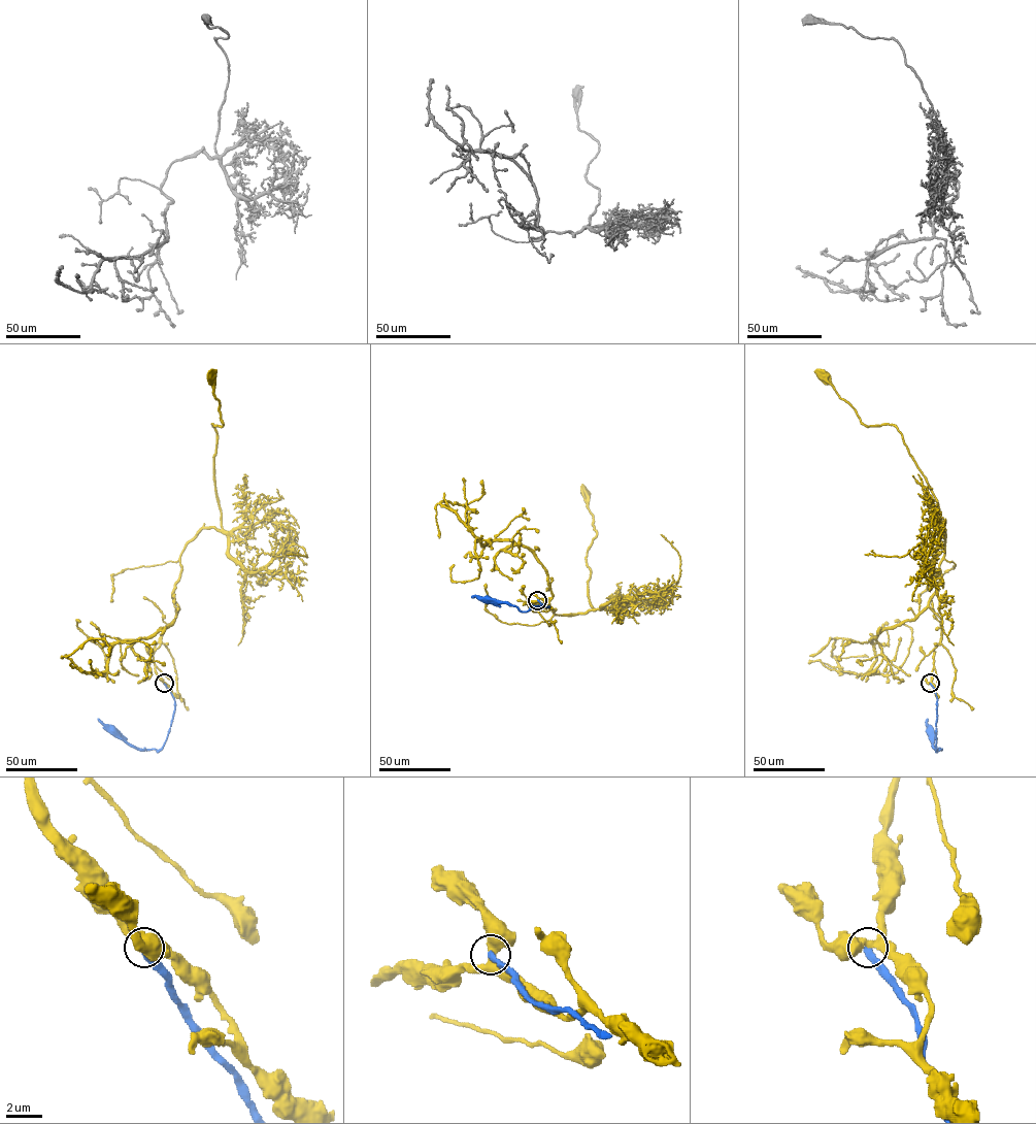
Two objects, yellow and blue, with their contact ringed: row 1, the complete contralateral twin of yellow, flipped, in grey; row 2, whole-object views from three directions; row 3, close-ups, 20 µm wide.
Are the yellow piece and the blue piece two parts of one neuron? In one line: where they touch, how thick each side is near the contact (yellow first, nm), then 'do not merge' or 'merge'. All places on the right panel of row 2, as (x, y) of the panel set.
at (930, 683); 420 nm thick on the yellow side, 380 nm on the other; do not merge

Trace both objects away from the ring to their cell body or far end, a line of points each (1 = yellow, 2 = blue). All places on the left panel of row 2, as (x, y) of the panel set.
1: (164, 683), (151, 650), (175, 616), (181, 552), (202, 529), (222, 530), (212, 424), (223, 422), (211, 375)
2: (164, 683), (174, 701), (175, 711), (161, 748), (135, 748), (113, 729)

